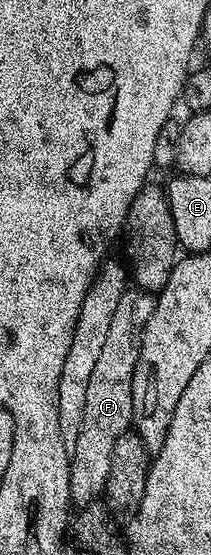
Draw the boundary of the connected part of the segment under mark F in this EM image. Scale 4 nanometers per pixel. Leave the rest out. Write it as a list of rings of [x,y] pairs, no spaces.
[[[137,286],[127,287],[126,293],[112,310],[112,323],[108,325],[108,338],[100,350],[100,359],[88,378],[88,395],[84,401],[84,418],[80,422],[77,438],[70,453],[70,498],[75,505],[95,503],[105,493],[108,470],[112,466],[112,450],[125,432],[131,431],[134,422],[132,410],[132,384],[142,349],[142,332],[156,296]]]

